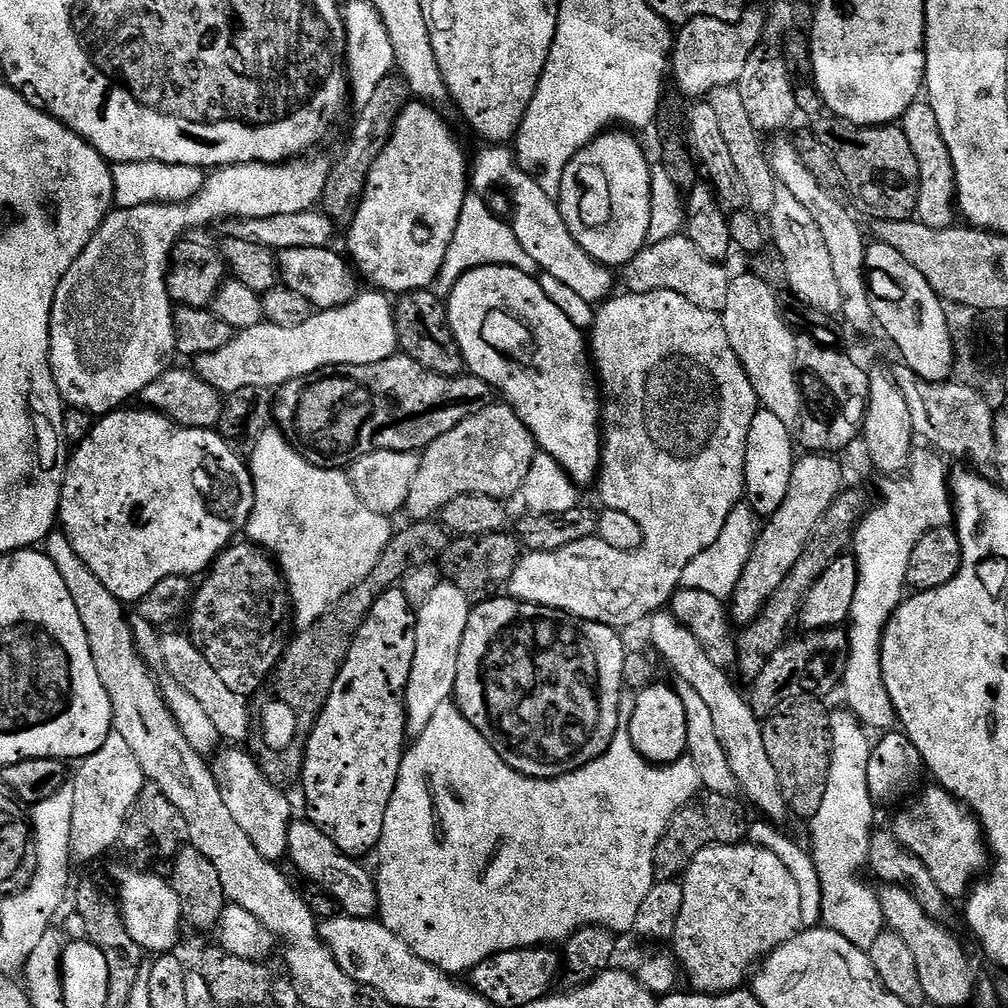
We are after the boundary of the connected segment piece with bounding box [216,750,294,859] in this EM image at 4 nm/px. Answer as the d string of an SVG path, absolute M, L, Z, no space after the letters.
M228 750L220 758L220 776L217 775L216 782L223 805L255 849L259 850L262 844L262 856L278 854L283 859L288 849L288 826L294 813L283 791L264 776L259 763L238 750Z

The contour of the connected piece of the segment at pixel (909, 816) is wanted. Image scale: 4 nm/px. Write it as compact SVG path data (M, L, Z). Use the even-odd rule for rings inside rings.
M931 787L897 814L890 832L901 847L920 860L944 896L963 897L977 879L976 871L983 866L984 856L986 860L986 841L979 823L963 803L957 802L945 788Z

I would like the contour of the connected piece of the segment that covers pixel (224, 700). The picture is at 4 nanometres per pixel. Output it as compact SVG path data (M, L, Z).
M187 635L168 636L159 641L158 648L164 651L164 664L168 672L173 676L172 680L189 694L193 695L203 710L206 710L206 718L214 726L217 737L224 740L244 740L248 736L248 727L253 727L254 720L248 717L248 708L241 697L234 695L226 686L218 674L214 674L214 668L206 662L204 655L197 650Z

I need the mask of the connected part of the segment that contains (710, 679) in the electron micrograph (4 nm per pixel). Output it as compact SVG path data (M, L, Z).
M664 610L651 613L647 617L647 624L649 642L664 655L665 662L676 671L677 678L685 680L692 687L691 695L699 701L699 707L704 712L708 711L708 716L712 719L712 732L716 735L715 743L724 750L753 748L756 754L763 753L764 734L761 721L756 721L757 713L750 707L749 701L745 697L744 701L739 690L728 681L729 673L710 662L710 658L700 649L700 643L694 638L692 631Z

